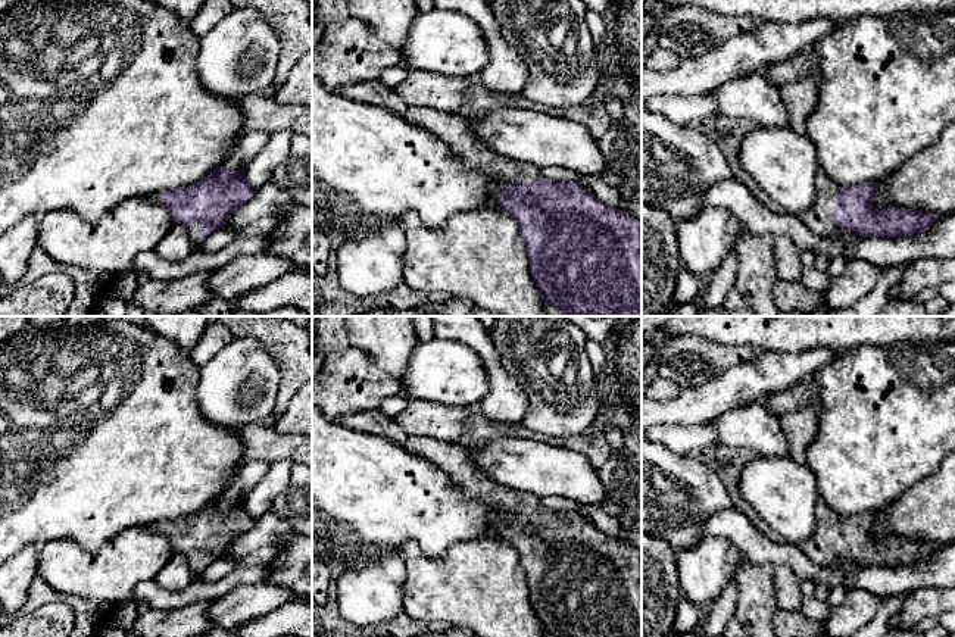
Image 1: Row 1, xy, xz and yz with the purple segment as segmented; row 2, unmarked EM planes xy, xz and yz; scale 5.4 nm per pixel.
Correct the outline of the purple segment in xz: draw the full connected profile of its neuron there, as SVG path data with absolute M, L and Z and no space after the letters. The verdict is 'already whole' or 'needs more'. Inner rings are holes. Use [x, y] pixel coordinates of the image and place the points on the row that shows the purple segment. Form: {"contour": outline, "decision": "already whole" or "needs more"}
{"contour": "M378 79L347 84L338 93L394 112L434 134L449 146L455 157L472 169L506 181L505 190L497 194L499 207L509 212L519 225L530 274L544 305L559 307L565 316L642 316L642 232L633 215L599 202L580 181L543 179L543 169L483 146L466 115L409 106Z", "decision": "needs more"}

